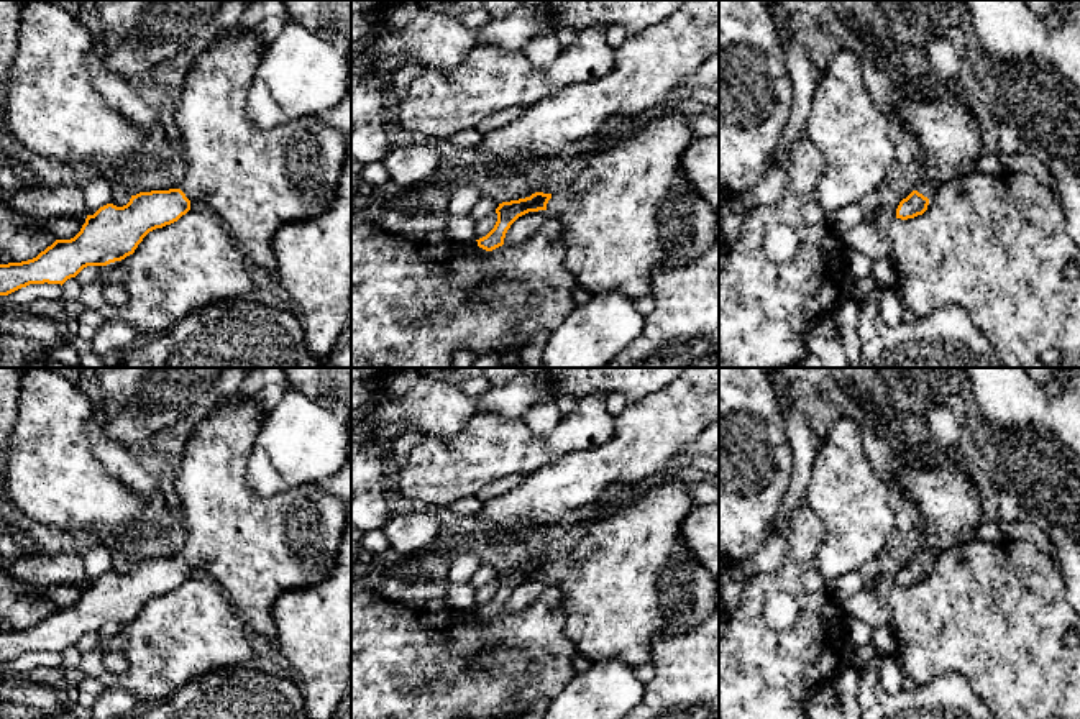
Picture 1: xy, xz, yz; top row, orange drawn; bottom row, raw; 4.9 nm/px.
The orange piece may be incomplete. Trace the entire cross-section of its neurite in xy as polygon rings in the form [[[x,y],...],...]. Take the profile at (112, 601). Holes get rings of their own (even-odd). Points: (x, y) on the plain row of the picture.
[[[217,397],[208,415],[195,427],[185,443],[174,483],[187,535],[182,552],[169,558],[140,560],[131,563],[123,575],[107,571],[94,583],[87,583],[85,591],[74,606],[56,607],[33,627],[0,632],[0,663],[8,663],[30,652],[62,653],[87,634],[107,634],[121,629],[135,621],[149,599],[171,593],[185,583],[192,570],[205,571],[223,589],[235,611],[254,632],[266,639],[276,637],[274,602],[286,591],[323,583],[332,573],[343,538],[348,506],[336,496],[327,494],[318,483],[300,484],[272,497],[259,497],[251,491],[246,481],[246,468],[264,415],[256,399]]]

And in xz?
[[[678,478],[645,486],[634,502],[619,506],[607,517],[591,524],[570,555],[555,561],[535,560],[525,566],[499,571],[496,576],[497,589],[486,604],[476,607],[478,614],[486,619],[502,614],[507,598],[519,584],[547,578],[561,591],[565,635],[573,642],[579,655],[591,662],[617,658],[634,670],[650,663],[655,634],[686,634],[706,619],[716,606],[719,578],[698,561],[681,537],[681,525],[694,507],[688,486]]]

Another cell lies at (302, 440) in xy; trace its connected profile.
[[[351,376],[333,378],[325,399],[287,389],[264,415],[246,468],[259,497],[336,474],[351,443]]]

